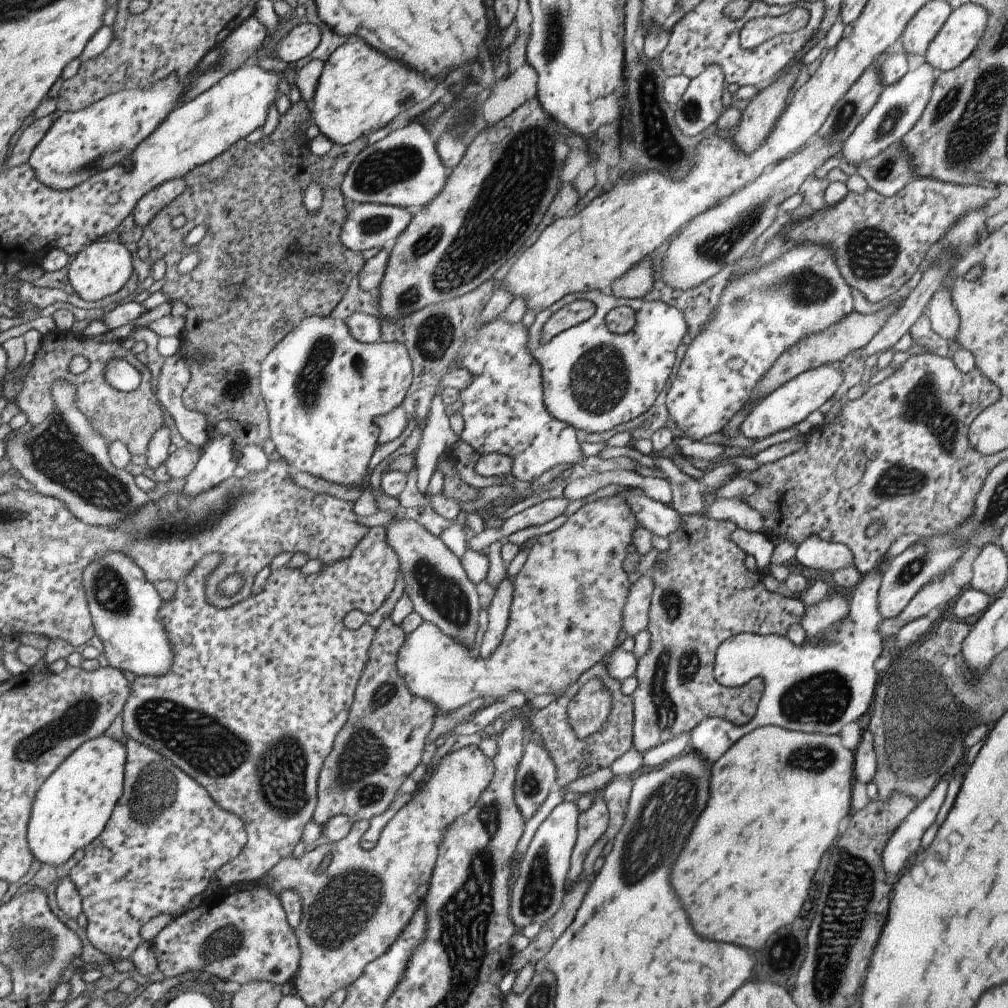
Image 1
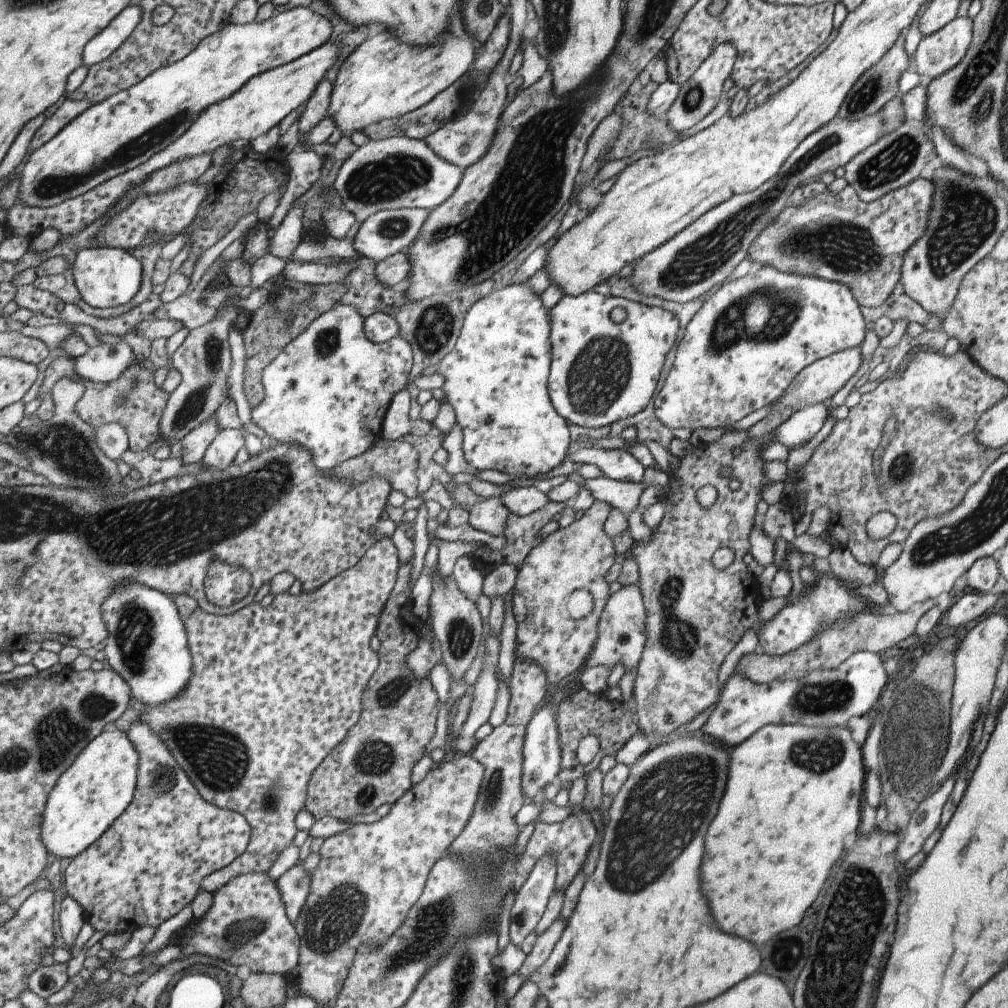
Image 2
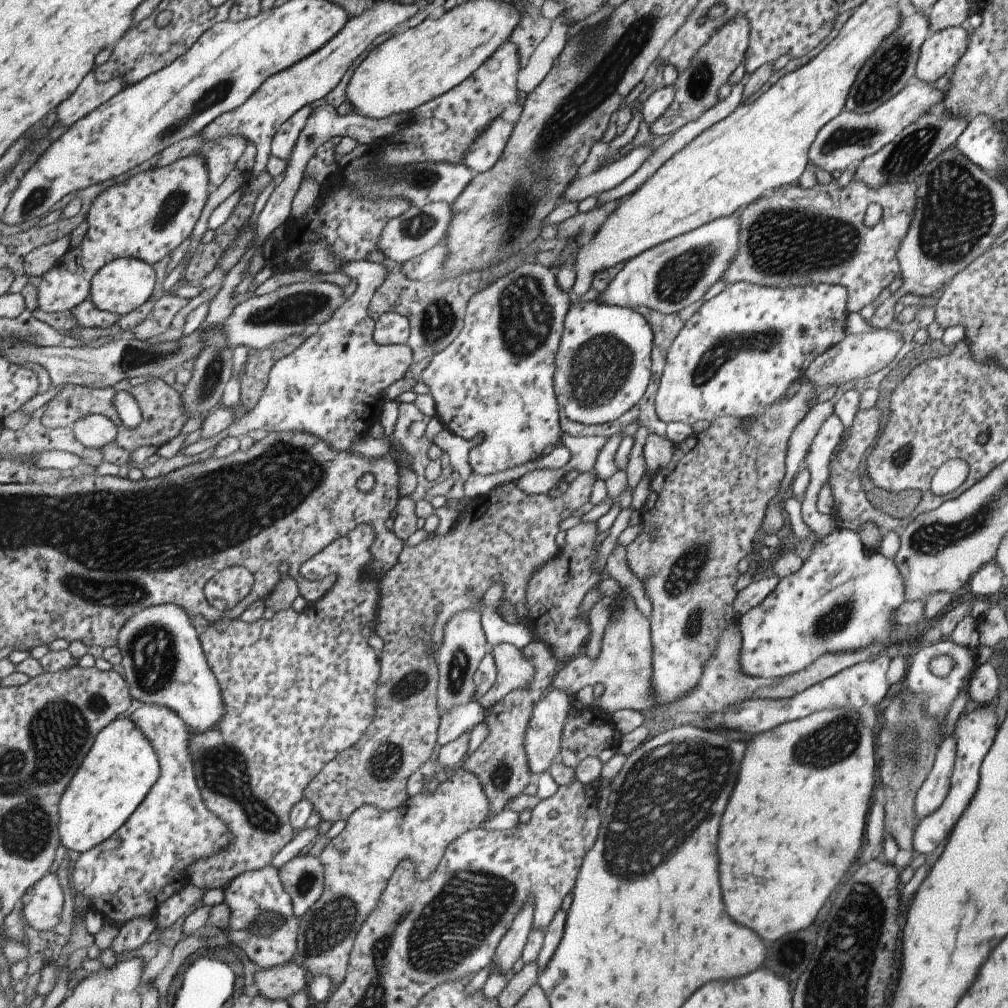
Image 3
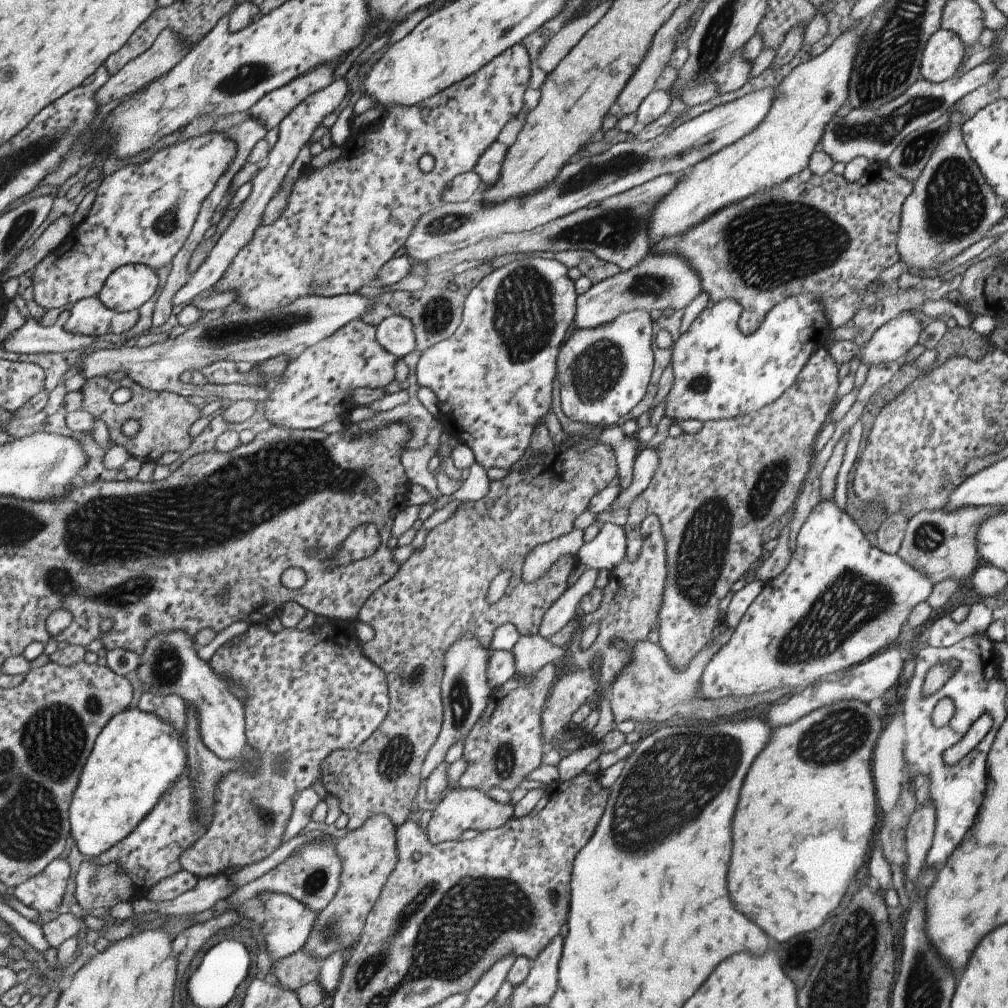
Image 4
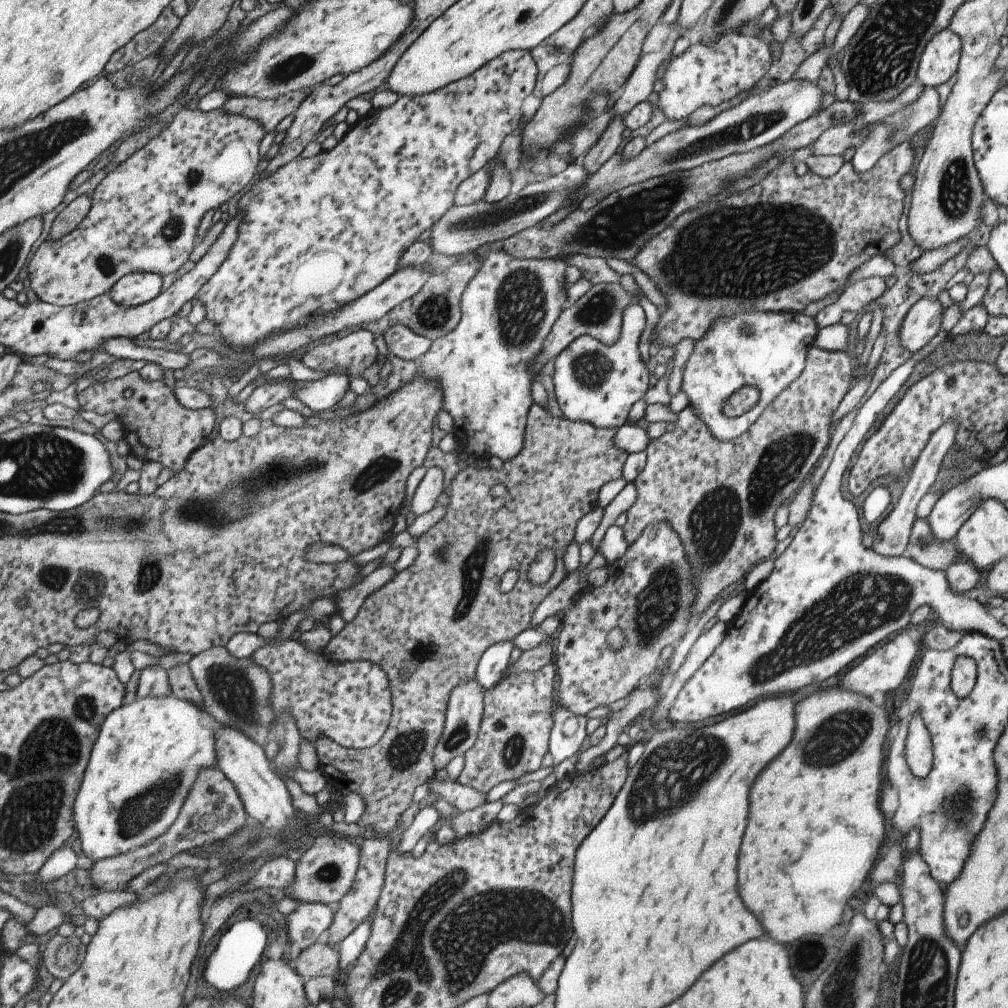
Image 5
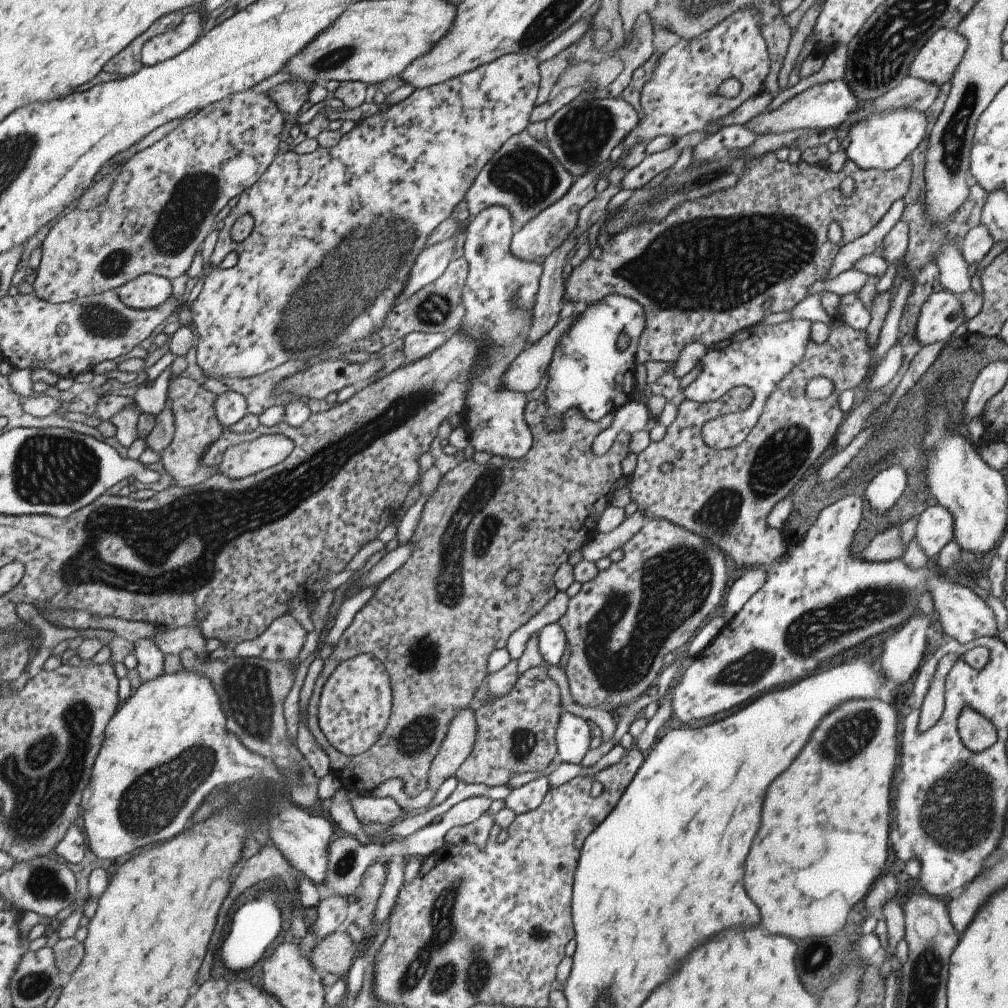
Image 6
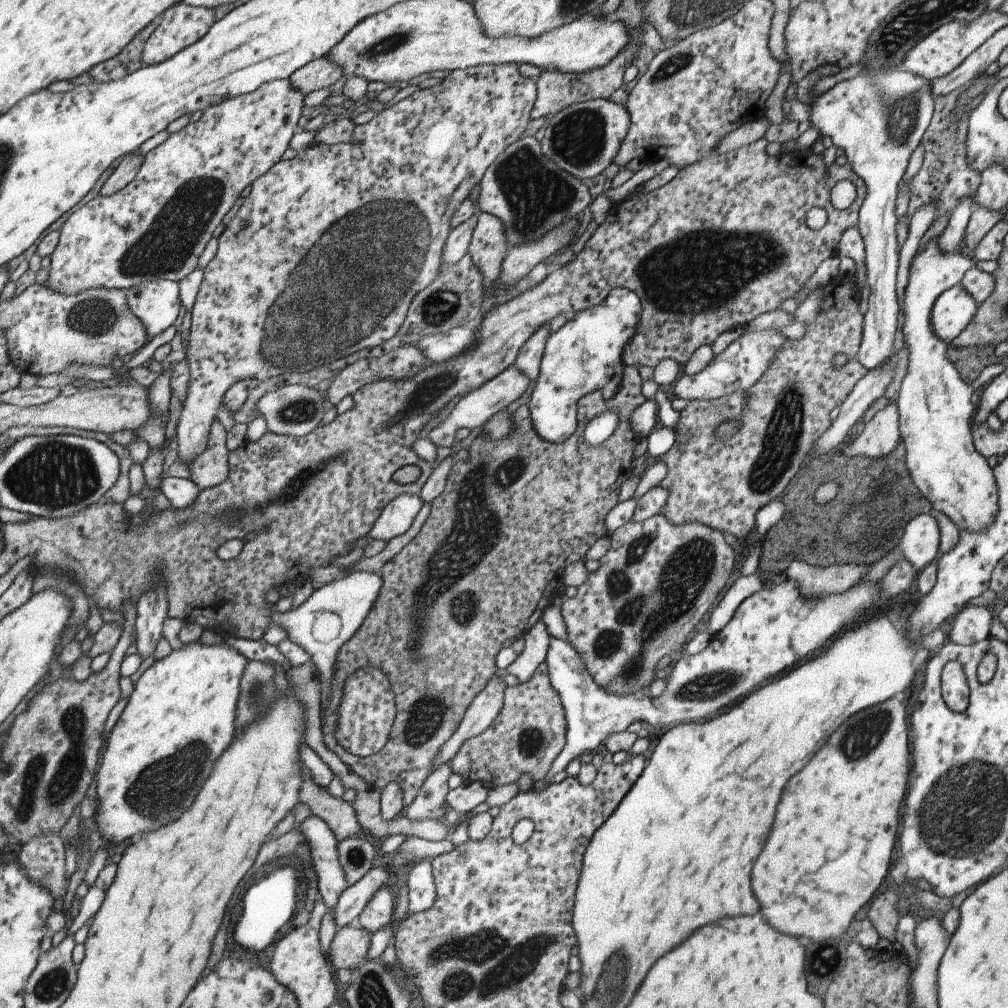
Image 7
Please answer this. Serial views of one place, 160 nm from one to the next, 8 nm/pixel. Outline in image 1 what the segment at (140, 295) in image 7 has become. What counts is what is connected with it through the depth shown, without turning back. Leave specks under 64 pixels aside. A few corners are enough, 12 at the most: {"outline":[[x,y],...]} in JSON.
{"outline":[[99,241],[70,263],[84,300],[119,292],[133,274],[130,248]]}

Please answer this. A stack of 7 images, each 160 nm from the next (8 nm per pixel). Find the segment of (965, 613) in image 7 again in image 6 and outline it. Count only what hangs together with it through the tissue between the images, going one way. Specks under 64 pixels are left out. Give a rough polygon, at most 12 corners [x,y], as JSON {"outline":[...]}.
{"outline":[[822,508],[693,657],[675,717],[791,684],[931,596],[945,639],[998,632],[968,583],[851,556]]}

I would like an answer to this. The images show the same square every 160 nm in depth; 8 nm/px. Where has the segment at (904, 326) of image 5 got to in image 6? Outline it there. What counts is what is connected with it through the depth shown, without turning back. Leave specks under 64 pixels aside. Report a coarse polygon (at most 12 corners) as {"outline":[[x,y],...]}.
{"outline":[[942,289],[921,306],[920,346],[947,344],[966,324],[959,296]]}

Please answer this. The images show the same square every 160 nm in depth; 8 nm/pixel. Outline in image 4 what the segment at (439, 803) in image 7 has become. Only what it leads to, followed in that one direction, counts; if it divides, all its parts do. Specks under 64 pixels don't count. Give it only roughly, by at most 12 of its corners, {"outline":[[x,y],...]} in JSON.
{"outline":[[470,632],[442,656],[441,732],[422,777],[486,708],[488,647]]}

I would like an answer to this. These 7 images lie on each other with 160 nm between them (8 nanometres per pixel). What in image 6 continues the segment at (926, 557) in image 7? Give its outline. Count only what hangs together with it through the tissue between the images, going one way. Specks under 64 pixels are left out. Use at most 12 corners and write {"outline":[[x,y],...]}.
{"outline":[[943,506],[916,519],[915,542],[927,558],[953,539],[953,520]]}

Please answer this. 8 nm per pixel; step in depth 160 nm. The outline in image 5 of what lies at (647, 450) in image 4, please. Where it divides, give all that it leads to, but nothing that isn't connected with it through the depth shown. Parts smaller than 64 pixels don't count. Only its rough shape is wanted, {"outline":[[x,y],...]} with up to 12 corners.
{"outline":[[633,483],[625,484],[603,509],[589,544],[597,550],[606,529],[635,503]]}

